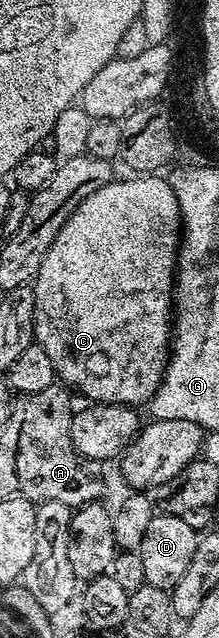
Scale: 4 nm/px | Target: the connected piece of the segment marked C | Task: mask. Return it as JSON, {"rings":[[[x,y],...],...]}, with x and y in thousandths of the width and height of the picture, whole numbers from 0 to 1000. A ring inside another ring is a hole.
{"rings":[[[584,276],[543,277],[475,288],[475,295],[438,295],[420,307],[402,307],[311,339],[292,357],[237,376],[237,389],[201,401],[174,428],[146,442],[155,456],[155,527],[169,541],[219,552],[237,564],[237,577],[283,582],[320,599],[338,599],[342,613],[429,633],[498,633],[507,636],[607,636],[616,639],[680,632],[689,621],[721,611],[758,582],[785,541],[785,487],[795,484],[795,451],[804,447],[804,418],[822,390],[822,368],[836,365],[831,334],[804,313],[804,301],[772,284],[740,276]]]}

